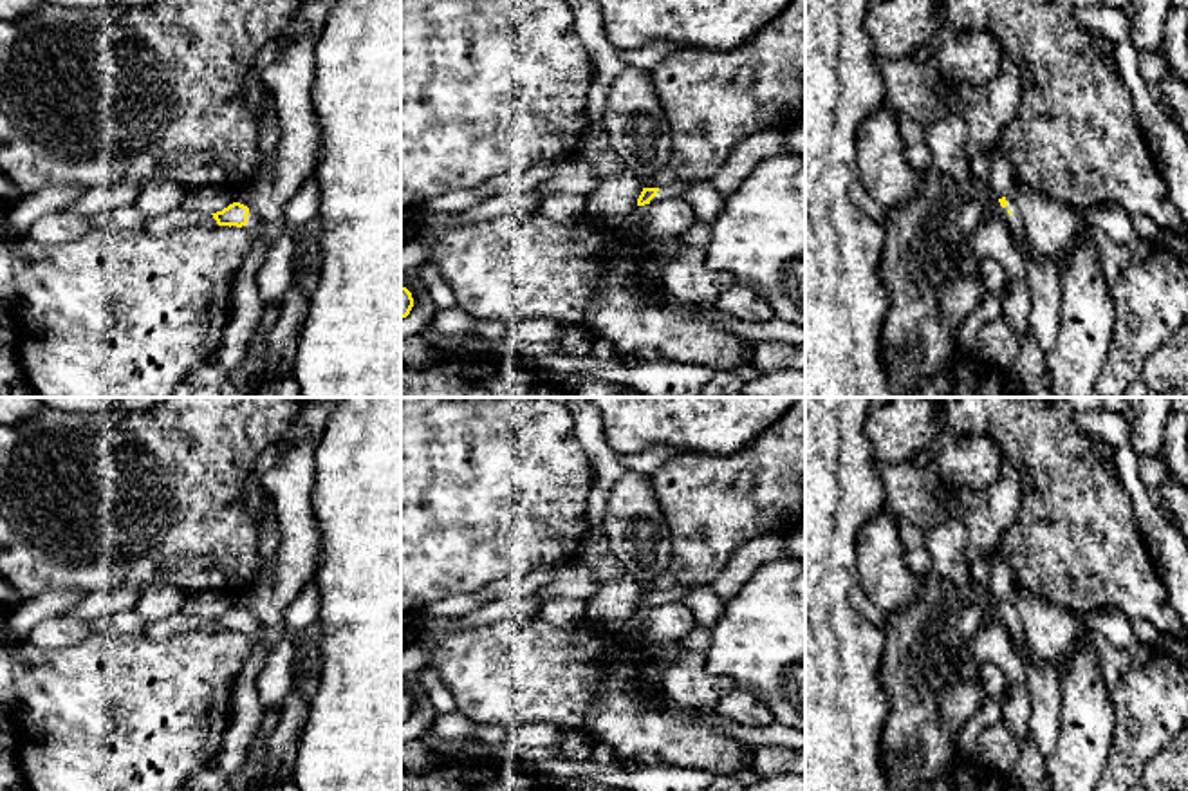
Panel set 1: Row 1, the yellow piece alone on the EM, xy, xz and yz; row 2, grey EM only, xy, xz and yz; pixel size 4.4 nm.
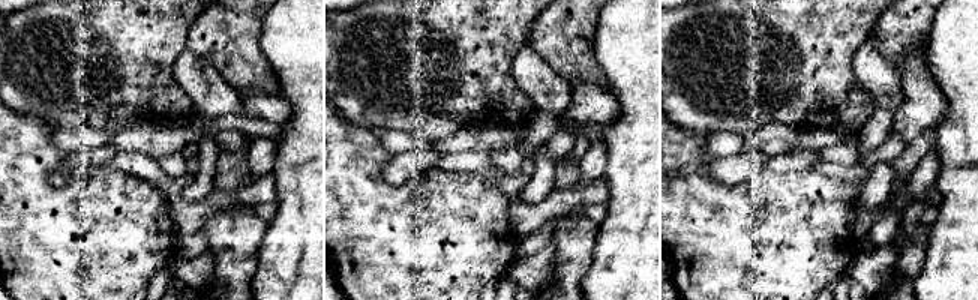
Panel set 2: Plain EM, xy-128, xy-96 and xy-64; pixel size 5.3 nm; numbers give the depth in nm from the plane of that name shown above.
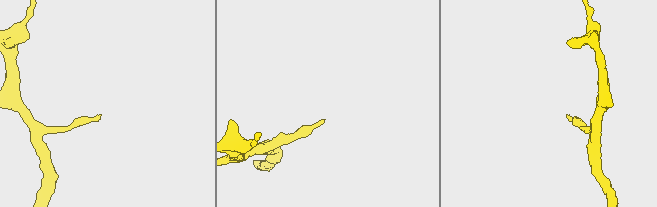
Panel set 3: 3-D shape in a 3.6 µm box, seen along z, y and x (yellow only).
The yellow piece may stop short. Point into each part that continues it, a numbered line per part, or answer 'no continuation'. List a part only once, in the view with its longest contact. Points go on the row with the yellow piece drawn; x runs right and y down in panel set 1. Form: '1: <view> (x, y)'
1: yz (1013, 221)

